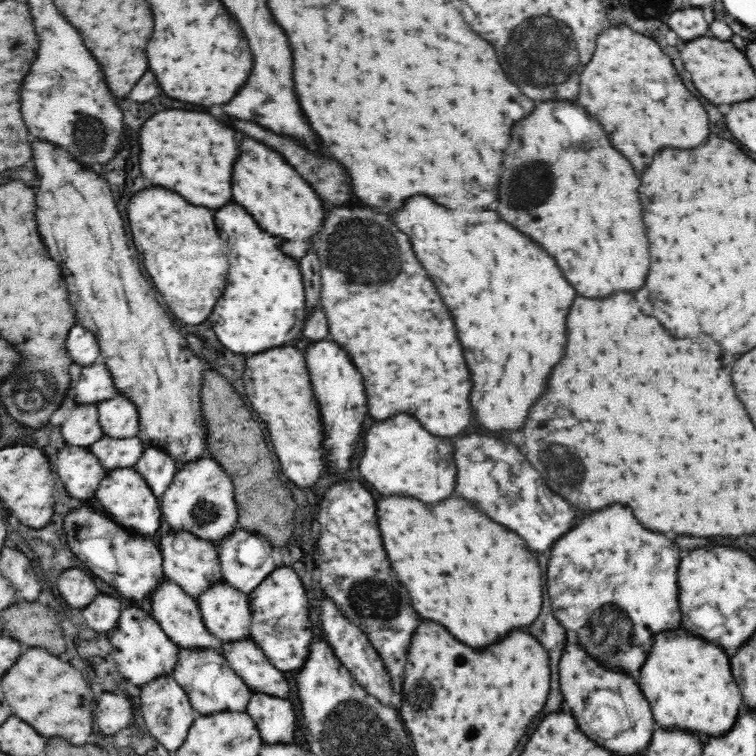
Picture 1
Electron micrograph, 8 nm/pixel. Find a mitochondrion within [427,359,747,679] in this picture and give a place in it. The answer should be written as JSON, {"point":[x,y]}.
{"point":[612,637]}

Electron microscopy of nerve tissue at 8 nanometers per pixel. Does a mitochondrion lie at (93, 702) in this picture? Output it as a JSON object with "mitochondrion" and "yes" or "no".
{"mitochondrion":"no"}

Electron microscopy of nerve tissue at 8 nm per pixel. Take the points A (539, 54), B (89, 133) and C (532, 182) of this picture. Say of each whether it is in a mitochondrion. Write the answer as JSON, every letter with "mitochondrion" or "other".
{"A":"mitochondrion","B":"mitochondrion","C":"mitochondrion"}

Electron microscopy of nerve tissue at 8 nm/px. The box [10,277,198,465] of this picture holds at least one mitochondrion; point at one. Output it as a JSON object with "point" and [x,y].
{"point":[42,388]}

